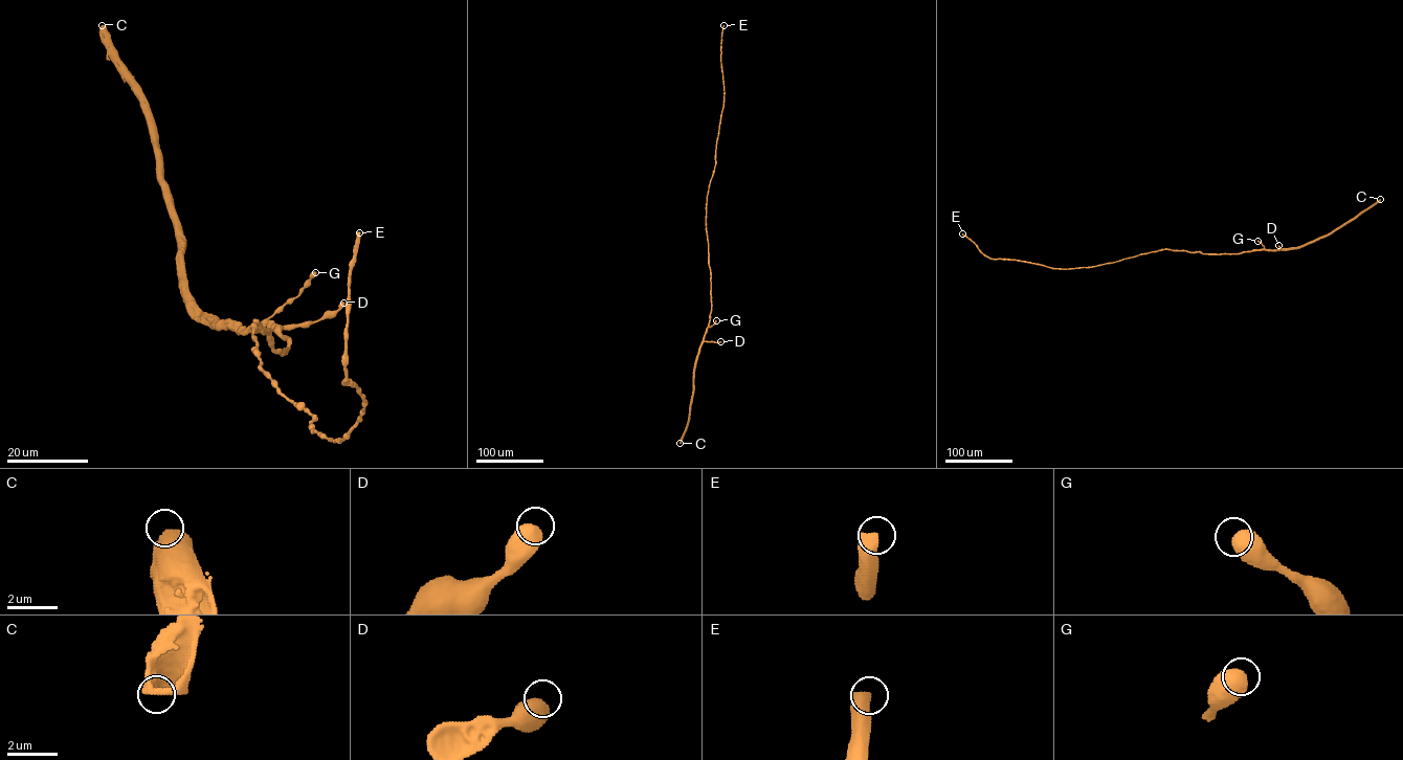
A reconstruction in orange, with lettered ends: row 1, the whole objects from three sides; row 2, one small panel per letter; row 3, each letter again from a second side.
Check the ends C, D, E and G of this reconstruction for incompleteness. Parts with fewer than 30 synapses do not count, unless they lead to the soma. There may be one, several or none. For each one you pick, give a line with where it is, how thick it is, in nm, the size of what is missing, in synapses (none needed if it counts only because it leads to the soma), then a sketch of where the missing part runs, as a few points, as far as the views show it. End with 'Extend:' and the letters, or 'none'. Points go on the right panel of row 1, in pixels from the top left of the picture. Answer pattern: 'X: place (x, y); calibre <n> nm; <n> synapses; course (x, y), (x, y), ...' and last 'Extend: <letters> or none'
E: place (962, 233); calibre 500 nm; 70 synapses
Extend: E

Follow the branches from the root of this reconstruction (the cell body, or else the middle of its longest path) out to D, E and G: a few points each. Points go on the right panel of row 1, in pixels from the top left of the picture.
D: (1174, 250), (1239, 253), (1278, 250), (1278, 245)
E: (1174, 250), (1160, 249), (1090, 267), (1055, 268), (1015, 260), (990, 259), (962, 233)
G: (1174, 250), (1239, 253), (1264, 248), (1257, 241)

